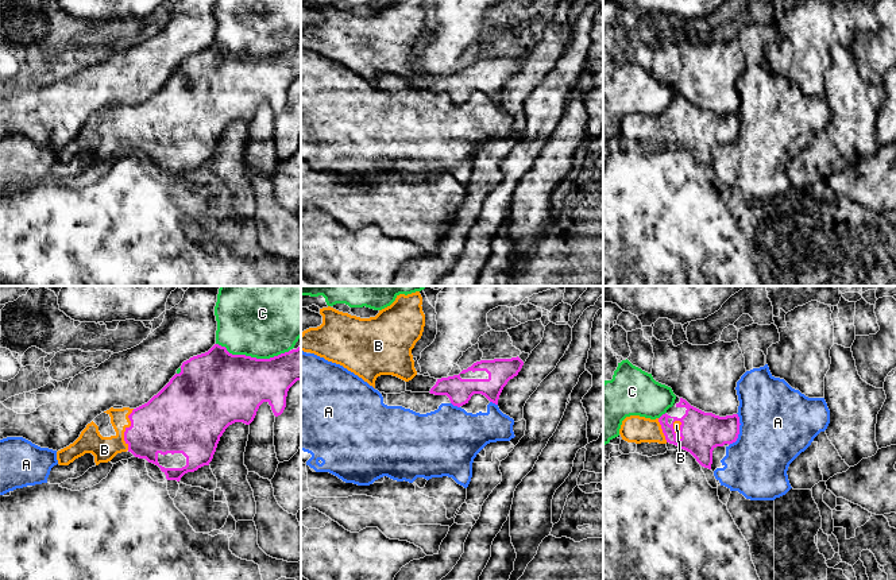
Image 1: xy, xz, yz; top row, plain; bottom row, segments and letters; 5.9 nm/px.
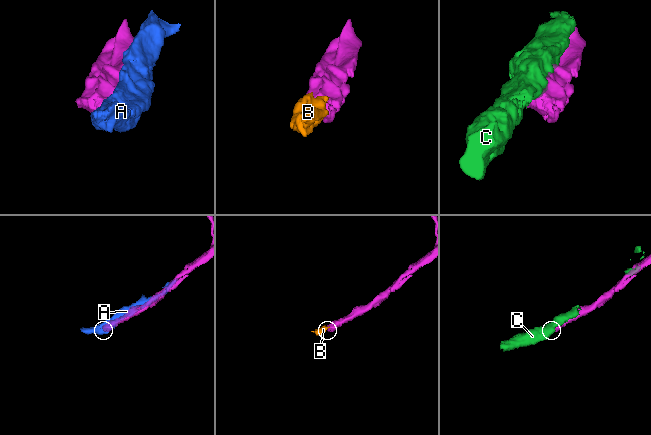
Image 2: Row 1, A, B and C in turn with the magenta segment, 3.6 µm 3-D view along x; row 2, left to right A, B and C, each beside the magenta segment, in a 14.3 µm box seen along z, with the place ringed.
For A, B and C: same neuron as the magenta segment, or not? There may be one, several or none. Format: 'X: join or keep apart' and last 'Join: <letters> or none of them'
A: keep apart
B: join
C: keep apart
Join: B

